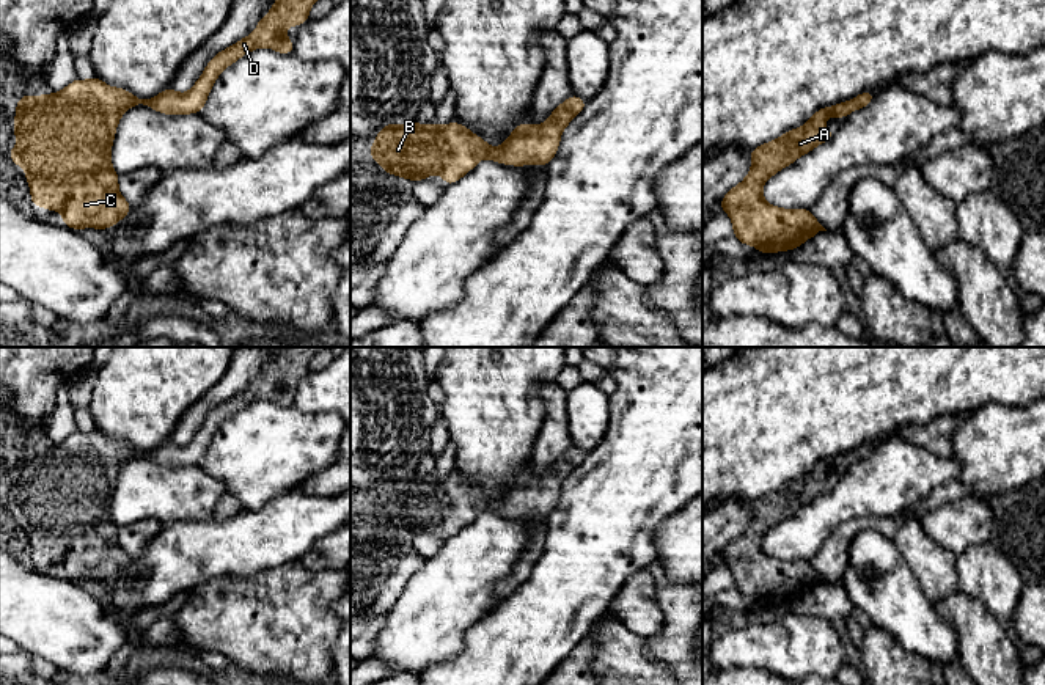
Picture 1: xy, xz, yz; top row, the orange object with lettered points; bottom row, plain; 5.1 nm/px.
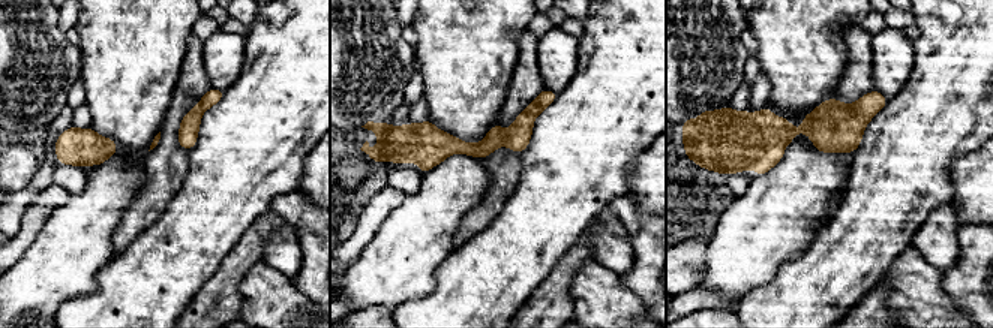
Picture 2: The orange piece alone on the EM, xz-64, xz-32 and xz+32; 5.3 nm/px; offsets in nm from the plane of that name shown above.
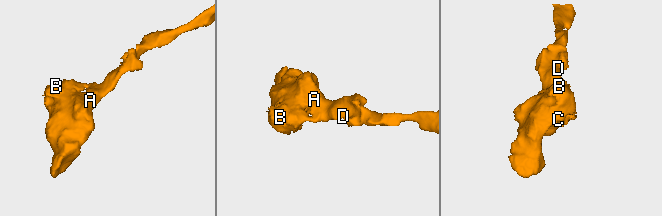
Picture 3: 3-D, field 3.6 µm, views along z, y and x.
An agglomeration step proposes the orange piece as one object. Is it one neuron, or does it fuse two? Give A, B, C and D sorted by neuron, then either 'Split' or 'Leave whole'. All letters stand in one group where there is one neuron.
Groups: A B C D. Leave whole

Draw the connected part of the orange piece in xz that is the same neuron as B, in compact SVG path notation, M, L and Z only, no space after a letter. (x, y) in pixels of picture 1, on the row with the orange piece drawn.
M572 94L555 108L544 124L534 127L520 123L498 148L490 148L460 123L420 126L418 121L413 121L404 127L388 123L377 132L377 140L371 145L369 152L390 174L416 182L442 173L445 185L459 181L486 157L517 167L526 163L545 167L558 151L563 129L586 104Z

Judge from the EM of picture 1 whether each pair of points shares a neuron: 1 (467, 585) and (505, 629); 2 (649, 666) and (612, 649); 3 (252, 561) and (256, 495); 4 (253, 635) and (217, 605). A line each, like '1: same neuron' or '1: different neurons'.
1: different neurons
2: same neuron
3: different neurons
4: same neuron

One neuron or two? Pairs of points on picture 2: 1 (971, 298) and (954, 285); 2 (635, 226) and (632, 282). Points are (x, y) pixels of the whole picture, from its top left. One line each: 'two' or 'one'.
1: one
2: one

